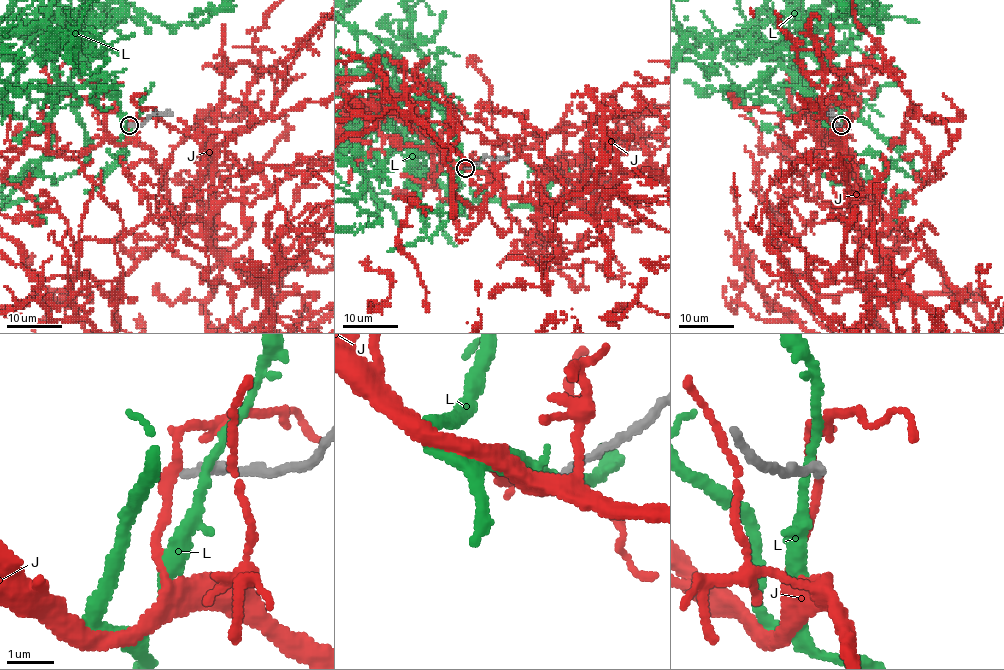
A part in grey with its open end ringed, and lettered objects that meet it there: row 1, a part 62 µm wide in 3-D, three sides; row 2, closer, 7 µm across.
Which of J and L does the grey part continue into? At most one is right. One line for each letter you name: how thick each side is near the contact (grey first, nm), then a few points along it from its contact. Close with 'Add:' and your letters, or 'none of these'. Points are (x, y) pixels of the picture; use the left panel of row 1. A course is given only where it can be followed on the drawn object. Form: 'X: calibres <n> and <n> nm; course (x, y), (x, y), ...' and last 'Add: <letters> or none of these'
Add: none of these

